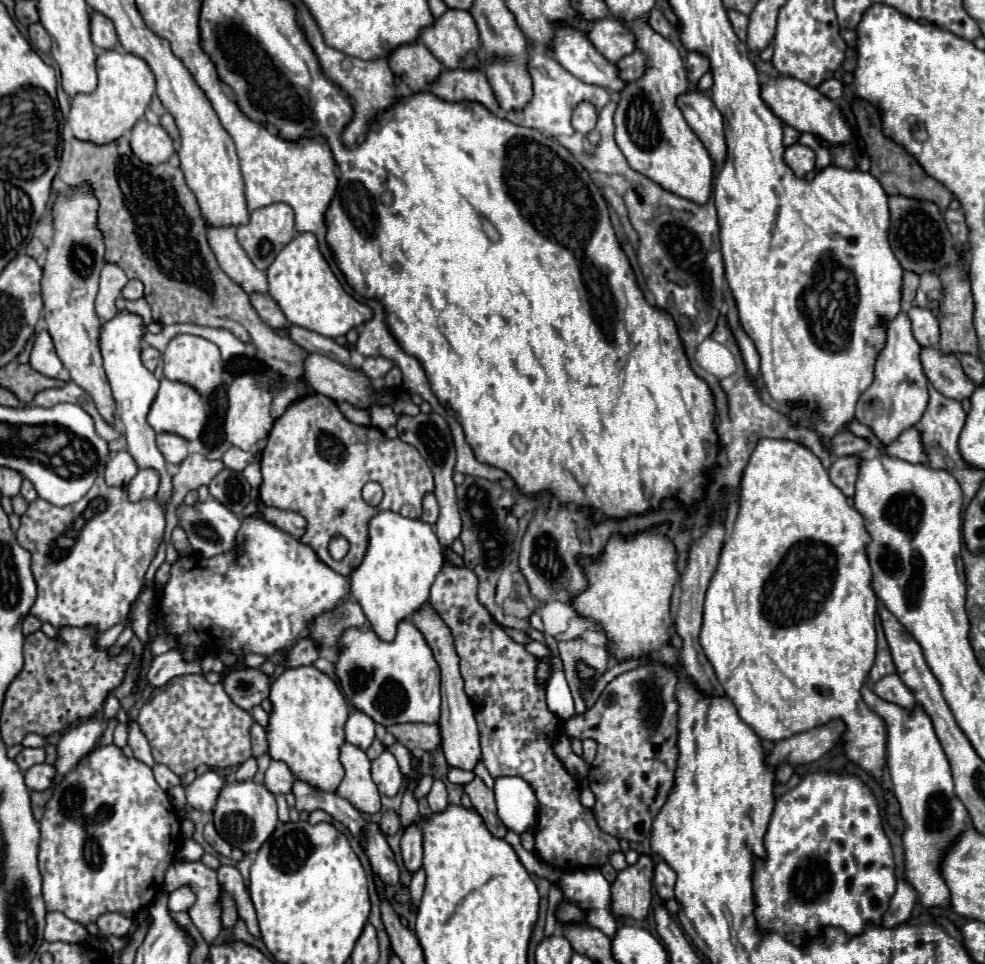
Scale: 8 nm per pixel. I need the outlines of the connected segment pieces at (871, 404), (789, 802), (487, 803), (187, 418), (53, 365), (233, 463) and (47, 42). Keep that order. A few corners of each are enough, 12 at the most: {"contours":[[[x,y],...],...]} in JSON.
{"contours":[[[906,312],[882,320],[886,344],[856,420],[884,444],[928,406],[920,344]],[[856,776],[776,800],[756,862],[760,930],[794,944],[880,924],[896,890]],[[478,776],[464,784],[472,808],[496,838],[508,830],[496,816],[494,792]],[[164,378],[148,412],[156,434],[190,442],[206,424],[192,386]],[[44,328],[36,336],[30,366],[58,378],[64,368]],[[232,446],[222,462],[242,472],[256,460],[256,454]],[[42,24],[28,26],[30,42],[48,54],[52,38]]]}

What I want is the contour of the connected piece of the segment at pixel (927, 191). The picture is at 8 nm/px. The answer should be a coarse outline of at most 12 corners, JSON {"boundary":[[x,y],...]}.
{"boundary":[[854,98],[852,112],[886,194],[946,208],[952,192],[882,132],[876,106]]}

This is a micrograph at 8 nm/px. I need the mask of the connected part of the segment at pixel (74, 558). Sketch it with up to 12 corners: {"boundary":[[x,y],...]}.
{"boundary":[[102,476],[34,500],[30,614],[106,632],[162,544],[162,506]]}

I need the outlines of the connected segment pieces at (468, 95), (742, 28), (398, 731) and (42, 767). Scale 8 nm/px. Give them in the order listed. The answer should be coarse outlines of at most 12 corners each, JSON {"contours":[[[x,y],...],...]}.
{"contours":[[[444,70],[428,90],[446,102],[480,102],[496,96],[484,70]],[[728,10],[736,36],[746,42],[748,16]],[[396,724],[386,730],[410,750],[442,744],[440,724]],[[36,764],[24,772],[26,786],[36,792],[48,790],[56,768]]]}

